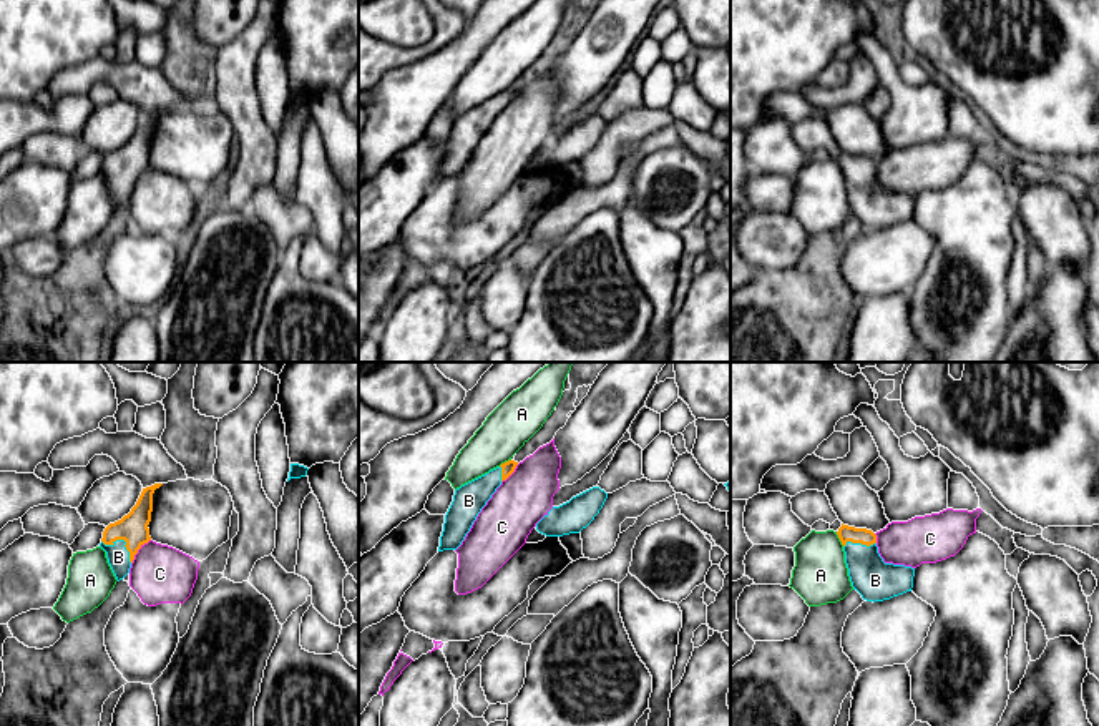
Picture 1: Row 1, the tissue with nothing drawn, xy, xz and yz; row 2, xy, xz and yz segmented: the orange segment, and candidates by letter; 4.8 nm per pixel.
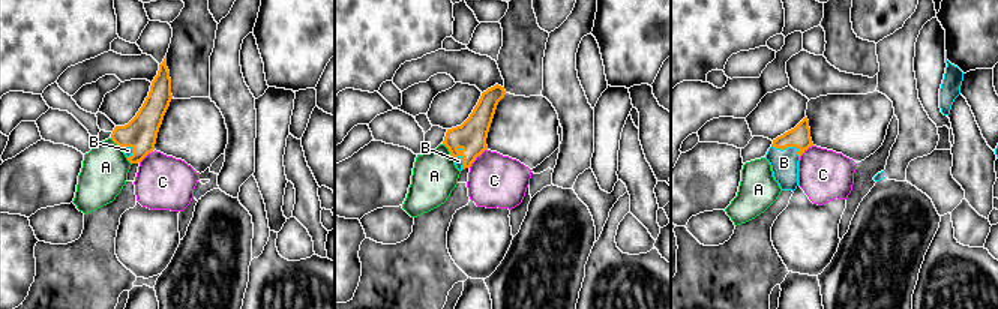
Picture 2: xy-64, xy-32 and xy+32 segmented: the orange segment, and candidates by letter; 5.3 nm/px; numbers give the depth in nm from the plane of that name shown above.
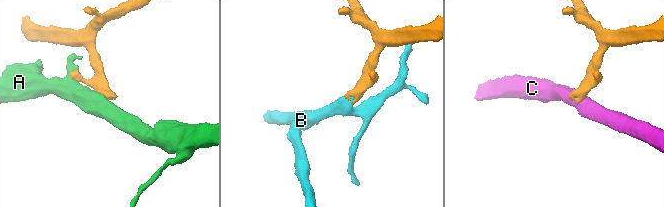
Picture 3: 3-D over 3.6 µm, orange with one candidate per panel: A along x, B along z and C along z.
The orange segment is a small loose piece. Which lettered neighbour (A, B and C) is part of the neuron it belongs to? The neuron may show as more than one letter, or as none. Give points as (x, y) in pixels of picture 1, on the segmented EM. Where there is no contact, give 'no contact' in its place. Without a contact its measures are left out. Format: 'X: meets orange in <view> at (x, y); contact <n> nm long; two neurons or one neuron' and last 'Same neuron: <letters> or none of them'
A: meets orange in yz at (839, 537); contact 80 nm long; two neurons
B: meets orange in xy at (123, 539); contact 190 nm long; one neuron
C: meets orange in xy at (136, 552); contact 160 nm long; two neurons
Same neuron: B

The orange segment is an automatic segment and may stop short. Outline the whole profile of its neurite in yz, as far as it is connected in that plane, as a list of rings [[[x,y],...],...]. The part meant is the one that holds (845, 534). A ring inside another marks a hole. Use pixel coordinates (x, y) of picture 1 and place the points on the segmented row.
[[[843,525],[837,532],[853,590],[867,601],[883,601],[911,591],[915,568],[885,563],[877,535],[867,528]]]

